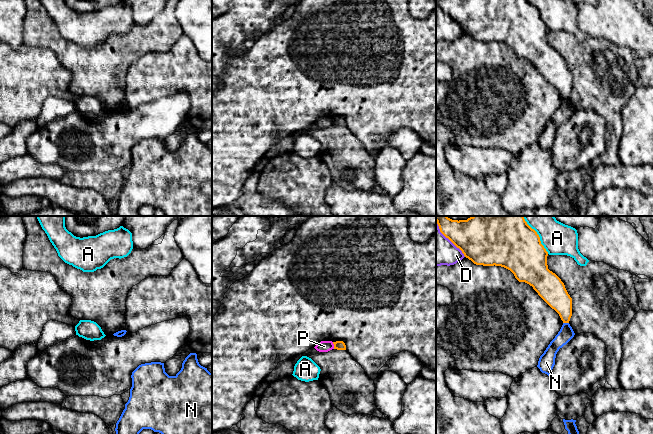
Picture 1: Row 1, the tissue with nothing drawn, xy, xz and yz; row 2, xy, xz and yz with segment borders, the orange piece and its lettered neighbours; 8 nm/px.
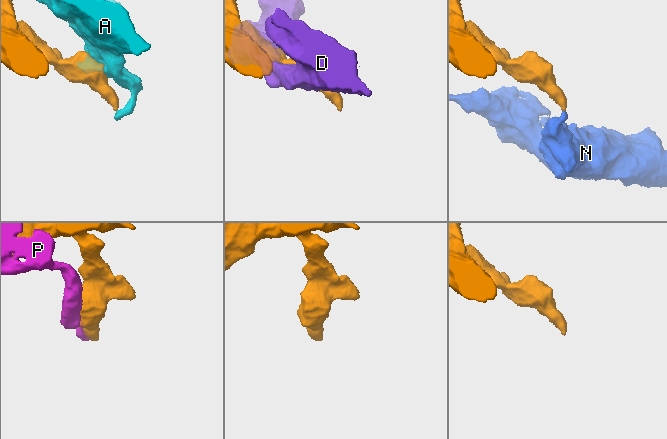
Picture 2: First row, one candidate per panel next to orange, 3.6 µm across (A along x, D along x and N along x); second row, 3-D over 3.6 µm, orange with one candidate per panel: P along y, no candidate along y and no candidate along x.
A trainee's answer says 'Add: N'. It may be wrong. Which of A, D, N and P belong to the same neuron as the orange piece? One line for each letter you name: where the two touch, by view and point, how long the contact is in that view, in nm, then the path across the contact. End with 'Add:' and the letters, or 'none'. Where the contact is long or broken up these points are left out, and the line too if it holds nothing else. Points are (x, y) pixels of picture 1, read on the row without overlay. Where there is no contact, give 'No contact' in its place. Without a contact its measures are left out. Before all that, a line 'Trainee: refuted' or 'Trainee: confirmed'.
Trainee: refuted
Add: none

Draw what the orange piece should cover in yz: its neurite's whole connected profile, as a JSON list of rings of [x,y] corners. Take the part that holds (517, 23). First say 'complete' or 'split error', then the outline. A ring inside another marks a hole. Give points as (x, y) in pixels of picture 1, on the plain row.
complete; [[[438,0],[438,2],[440,8],[474,40],[495,41],[510,46],[519,58],[532,62],[559,90],[563,99],[569,99],[572,92],[572,74],[561,55],[548,45],[548,28],[541,20],[537,8],[528,0]]]

